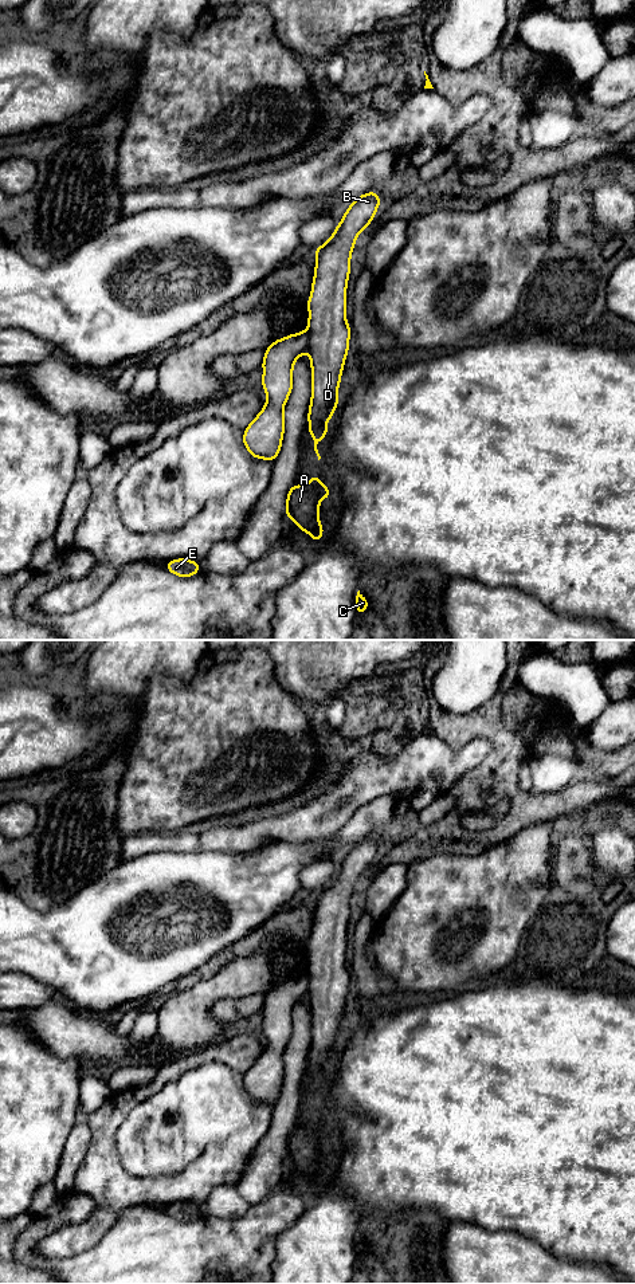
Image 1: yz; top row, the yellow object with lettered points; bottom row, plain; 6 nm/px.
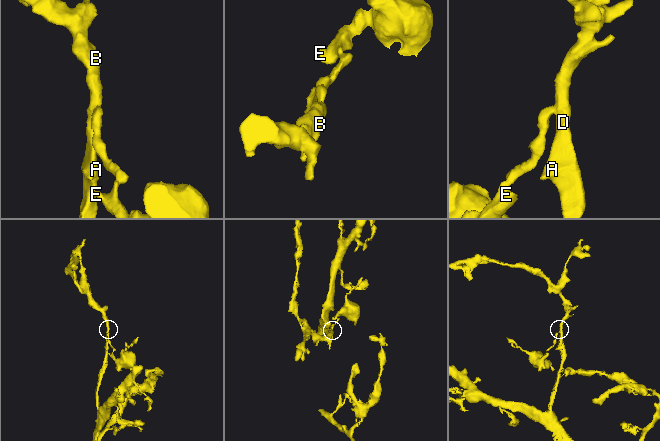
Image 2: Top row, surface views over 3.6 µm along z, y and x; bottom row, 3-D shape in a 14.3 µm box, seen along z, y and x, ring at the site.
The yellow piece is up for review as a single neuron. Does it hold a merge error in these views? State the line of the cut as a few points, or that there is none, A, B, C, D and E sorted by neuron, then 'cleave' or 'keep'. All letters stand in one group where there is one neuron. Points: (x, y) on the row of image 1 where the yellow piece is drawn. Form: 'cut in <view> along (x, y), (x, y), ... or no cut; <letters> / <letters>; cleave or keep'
cut in yz along (306, 332), (308, 350); A B C D / E; cleave

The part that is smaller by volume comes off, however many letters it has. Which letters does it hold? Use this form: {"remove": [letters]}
{"remove": ["E"]}

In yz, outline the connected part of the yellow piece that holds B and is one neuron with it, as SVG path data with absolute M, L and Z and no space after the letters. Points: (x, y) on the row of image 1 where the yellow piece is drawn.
M369 192L357 197L345 212L332 237L315 248L315 272L313 278L311 294L307 301L309 323L307 352L311 362L311 401L309 408L309 433L314 437L314 451L321 459L317 444L330 431L325 423L332 419L338 404L337 390L349 349L349 335L352 329L346 323L346 283L350 271L350 254L358 233L375 219L375 213L381 200L377 192Z

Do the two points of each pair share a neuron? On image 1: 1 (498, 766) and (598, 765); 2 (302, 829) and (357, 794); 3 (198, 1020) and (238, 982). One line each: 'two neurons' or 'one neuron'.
1: two neurons
2: one neuron
3: one neuron

